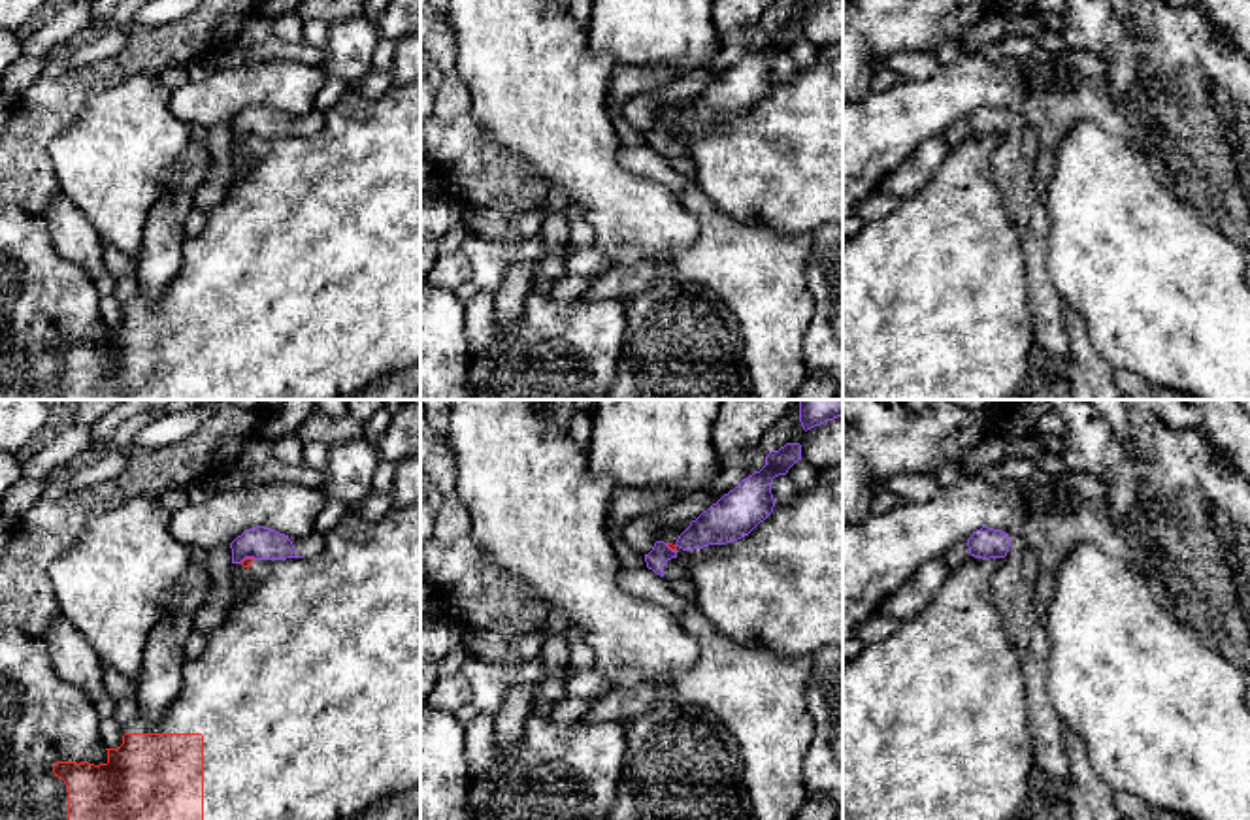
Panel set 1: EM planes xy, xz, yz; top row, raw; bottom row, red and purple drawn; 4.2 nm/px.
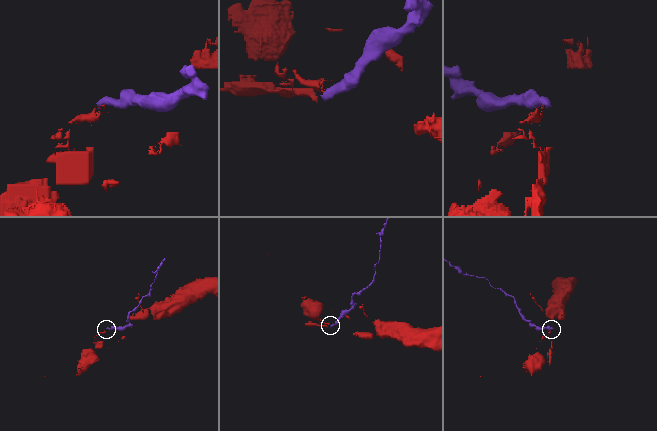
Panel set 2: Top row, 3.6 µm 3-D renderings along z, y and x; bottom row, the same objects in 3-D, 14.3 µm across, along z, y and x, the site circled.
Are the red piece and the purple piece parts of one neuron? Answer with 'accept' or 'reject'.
reject

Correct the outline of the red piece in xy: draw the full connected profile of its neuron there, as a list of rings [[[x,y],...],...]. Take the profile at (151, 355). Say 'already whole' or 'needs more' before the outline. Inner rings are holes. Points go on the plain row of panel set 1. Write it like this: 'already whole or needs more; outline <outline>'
needs more; outline [[[420,81],[392,83],[379,98],[364,98],[356,87],[351,87],[326,113],[324,128],[313,136],[287,136],[287,138],[255,138],[245,136],[239,141],[245,153],[245,164],[234,170],[234,181],[222,202],[207,213],[204,230],[194,238],[183,241],[183,260],[177,275],[170,287],[156,298],[147,300],[140,292],[123,305],[123,322],[107,328],[107,339],[94,343],[89,339],[57,339],[53,343],[58,354],[58,394],[57,400],[349,400],[360,392],[368,383],[387,373],[420,366]]]

